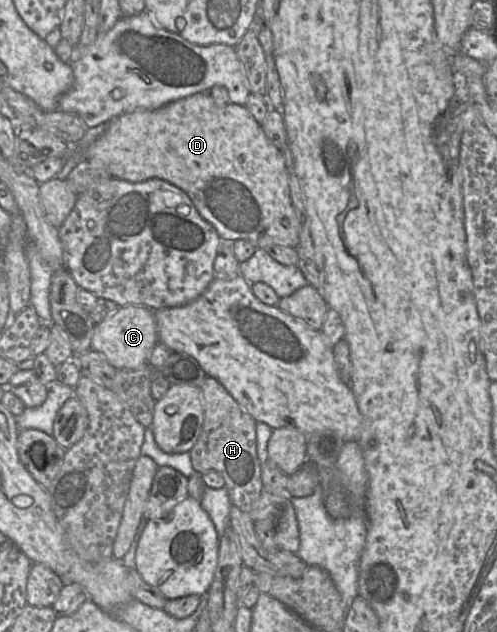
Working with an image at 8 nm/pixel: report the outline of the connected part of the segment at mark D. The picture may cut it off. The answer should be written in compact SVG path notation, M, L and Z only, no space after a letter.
M209 91L196 93L173 101L156 110L138 109L112 119L109 121L108 128L104 134L84 151L84 159L89 160L97 168L105 169L112 178L132 183L143 182L149 179L161 179L181 189L189 196L199 214L213 225L222 242L233 242L243 239L252 243L256 248L269 244L294 248L299 242L300 221L291 198L289 171L285 153L270 142L262 129L262 125L256 121L245 105L229 103L225 106L218 106Z

